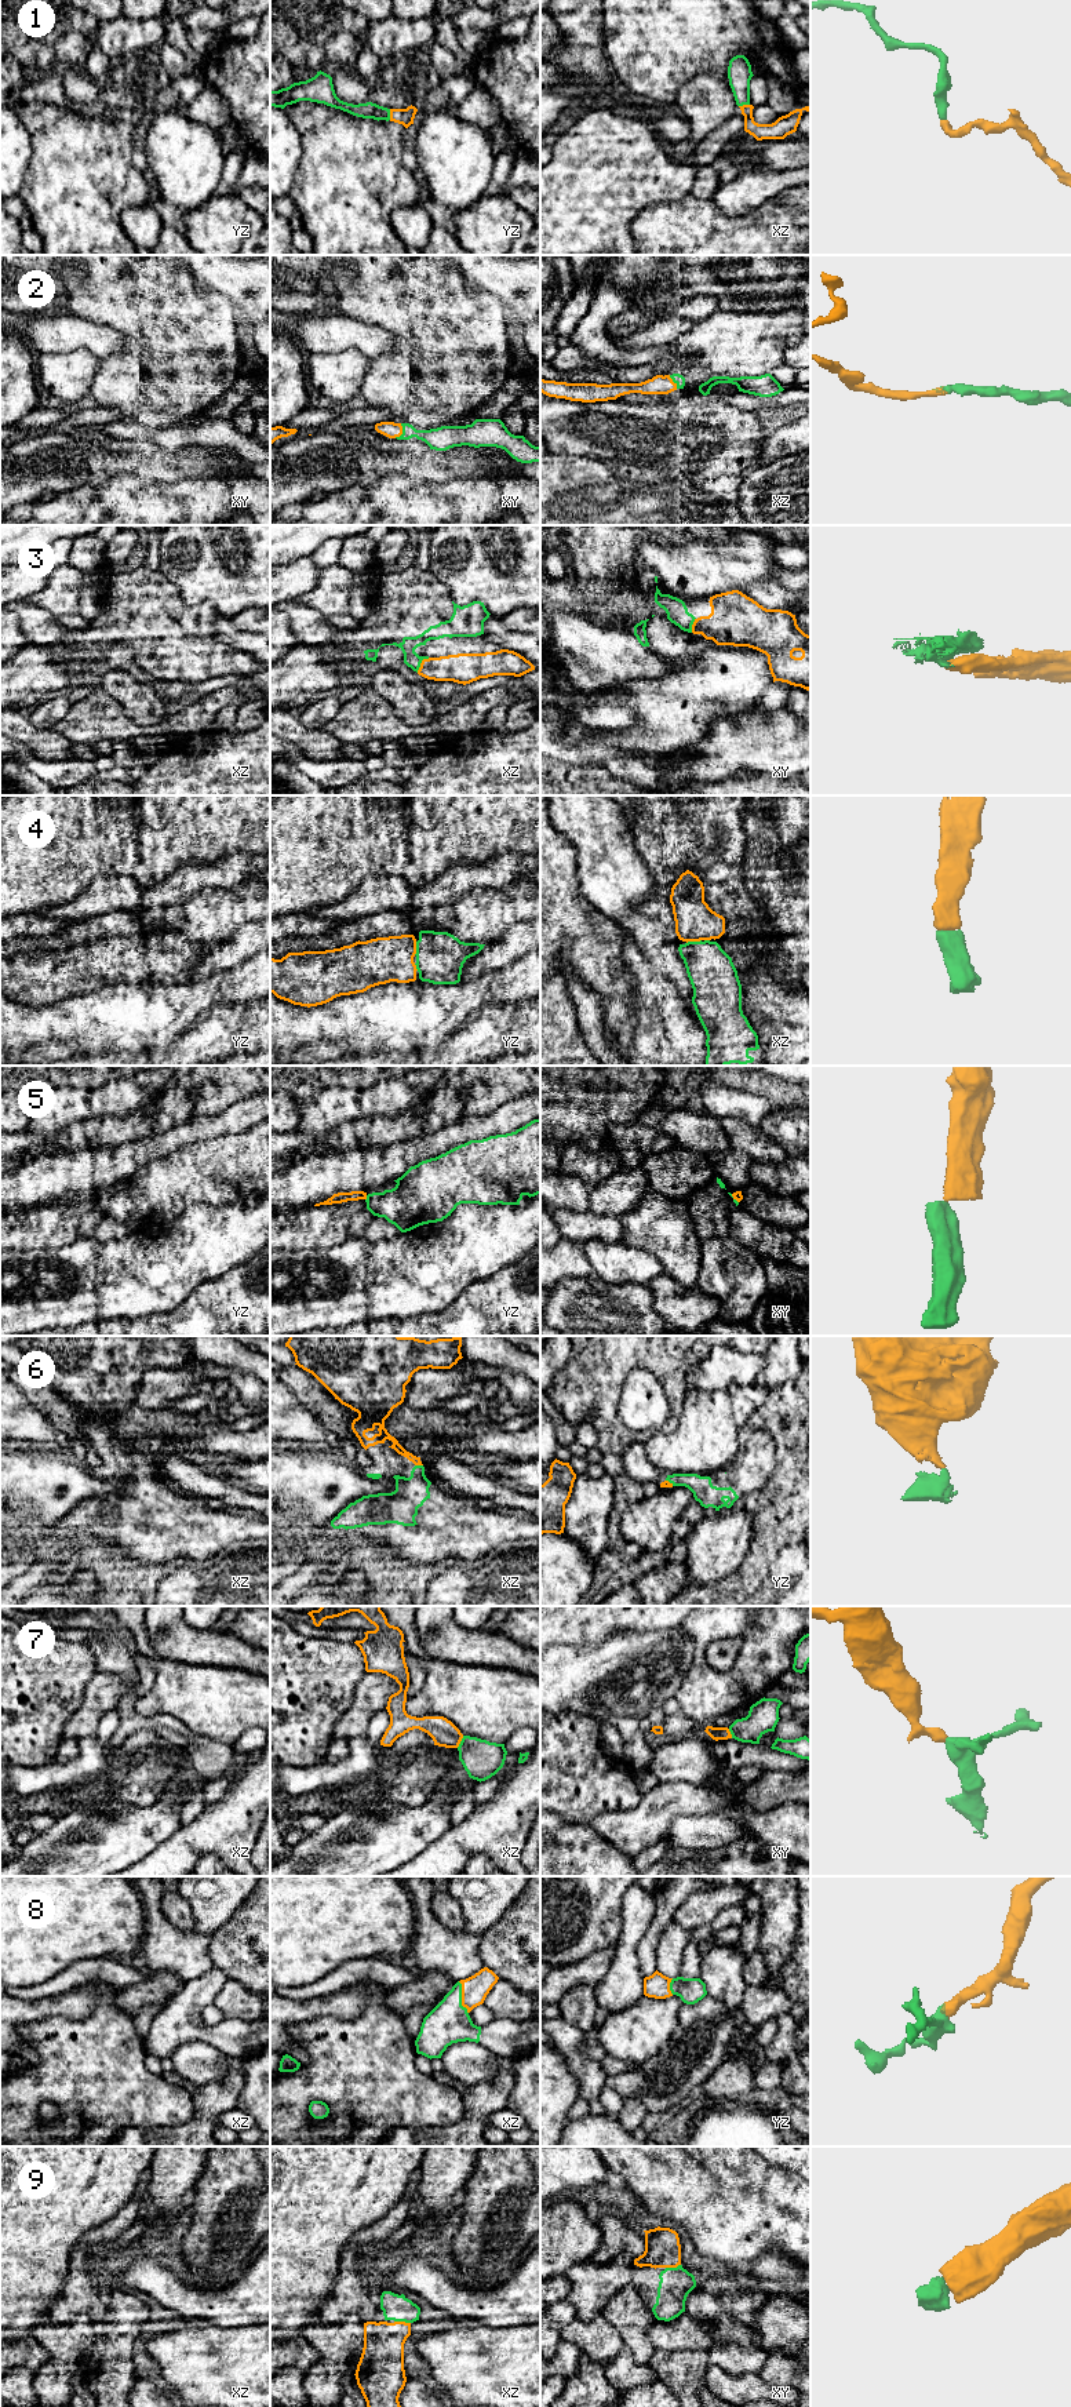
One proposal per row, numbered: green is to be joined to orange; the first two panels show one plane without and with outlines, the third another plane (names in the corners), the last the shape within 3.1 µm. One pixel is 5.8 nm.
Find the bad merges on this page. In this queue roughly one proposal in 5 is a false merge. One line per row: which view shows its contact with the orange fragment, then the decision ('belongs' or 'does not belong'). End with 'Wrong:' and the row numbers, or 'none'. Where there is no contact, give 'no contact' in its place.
1: meets orange in yz; belongs
2: meets orange in xy; belongs
3: meets orange in xz; belongs
4: meets orange in xz; belongs
5: meets orange in yz; does not belong
6: meets orange in xz; belongs
7: meets orange in xz; belongs
8: meets orange in xz; belongs
9: meets orange in xz; belongs
Wrong: 5

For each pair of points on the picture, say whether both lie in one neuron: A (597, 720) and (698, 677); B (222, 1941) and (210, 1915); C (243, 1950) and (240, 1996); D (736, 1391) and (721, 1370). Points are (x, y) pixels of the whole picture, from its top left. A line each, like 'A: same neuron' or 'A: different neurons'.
A: different neurons
B: different neurons
C: different neurons
D: different neurons

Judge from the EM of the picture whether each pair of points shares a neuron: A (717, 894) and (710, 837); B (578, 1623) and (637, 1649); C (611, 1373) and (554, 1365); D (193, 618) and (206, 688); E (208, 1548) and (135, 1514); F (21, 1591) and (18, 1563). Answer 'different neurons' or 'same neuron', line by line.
A: same neuron
B: different neurons
C: different neurons
D: different neurons
E: same neuron
F: different neurons

